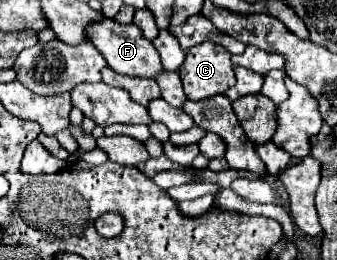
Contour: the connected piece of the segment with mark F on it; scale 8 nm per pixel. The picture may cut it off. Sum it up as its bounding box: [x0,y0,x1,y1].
[88,18,160,78]

